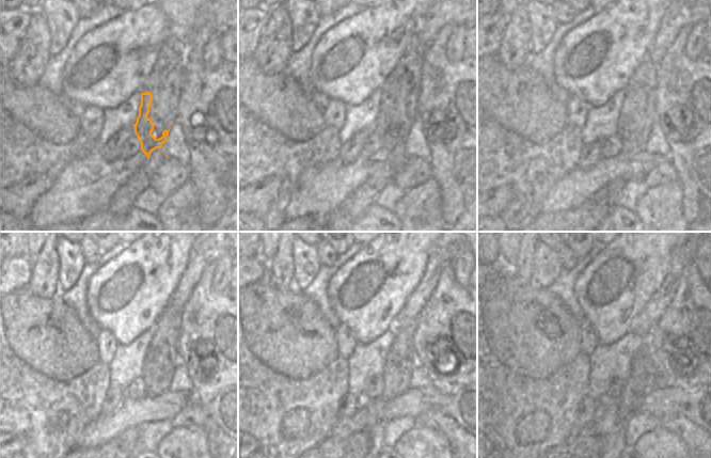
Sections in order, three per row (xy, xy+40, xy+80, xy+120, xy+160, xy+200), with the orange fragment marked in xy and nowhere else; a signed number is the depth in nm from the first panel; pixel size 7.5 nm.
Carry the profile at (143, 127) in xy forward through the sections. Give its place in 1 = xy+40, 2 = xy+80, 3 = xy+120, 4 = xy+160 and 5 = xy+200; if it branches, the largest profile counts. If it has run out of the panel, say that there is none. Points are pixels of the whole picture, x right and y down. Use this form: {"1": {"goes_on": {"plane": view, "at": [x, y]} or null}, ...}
{"1": {"goes_on": {"plane": "xy+40", "at": [382, 127]}}, "2": {"goes_on": {"plane": "xy+80", "at": [630, 145]}}, "3": {"goes_on": {"plane": "xy+120", "at": [154, 387]}}, "4": {"goes_on": {"plane": "xy+160", "at": [394, 387]}}, "5": {"goes_on": {"plane": "xy+200", "at": [634, 390]}}}

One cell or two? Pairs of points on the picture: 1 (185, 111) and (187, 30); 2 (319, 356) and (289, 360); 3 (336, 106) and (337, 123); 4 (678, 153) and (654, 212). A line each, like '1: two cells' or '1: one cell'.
1: two cells
2: one cell
3: one cell
4: two cells

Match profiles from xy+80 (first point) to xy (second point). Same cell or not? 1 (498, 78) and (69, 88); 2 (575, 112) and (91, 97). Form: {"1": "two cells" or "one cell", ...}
{"1": "two cells", "2": "two cells"}

